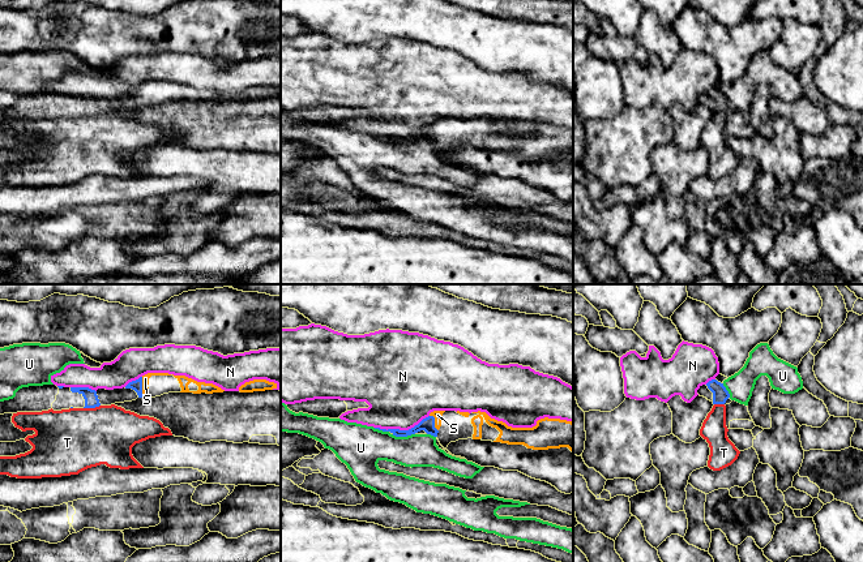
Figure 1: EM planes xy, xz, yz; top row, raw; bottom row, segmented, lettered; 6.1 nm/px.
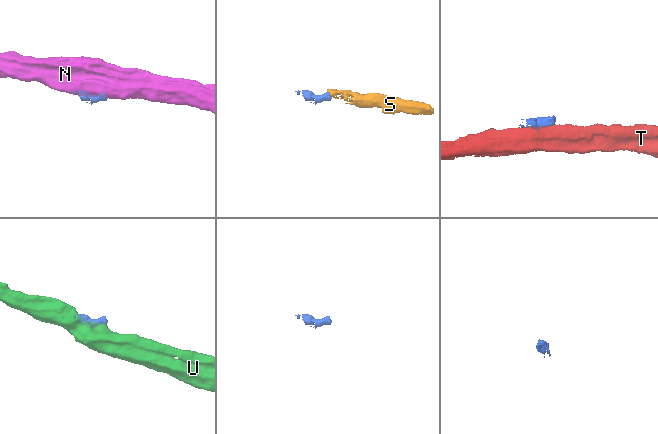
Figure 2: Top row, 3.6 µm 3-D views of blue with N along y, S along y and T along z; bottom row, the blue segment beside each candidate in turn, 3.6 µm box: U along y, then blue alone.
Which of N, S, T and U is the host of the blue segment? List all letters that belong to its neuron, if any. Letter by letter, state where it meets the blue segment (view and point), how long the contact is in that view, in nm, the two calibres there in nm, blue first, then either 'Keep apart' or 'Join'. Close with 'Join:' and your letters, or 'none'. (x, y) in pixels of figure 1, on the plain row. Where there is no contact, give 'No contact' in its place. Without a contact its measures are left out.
N: Touches blue at xz (401, 138). Shared border 340 nm. Thickness 90 nm (blue) against 440 nm. Keep apart
S: Touches blue at xy (141, 95). Shared border 130 nm. Thickness 70 nm (blue) against 50 nm. Join
T: Touches blue at xy (92, 115). Shared border 110 nm. Thickness 90 nm (blue) against 400 nm. Keep apart
U: Touches blue at xz (402, 144). Shared border 140 nm. Thickness 90 nm (blue) against 260 nm. Keep apart
Join: S

